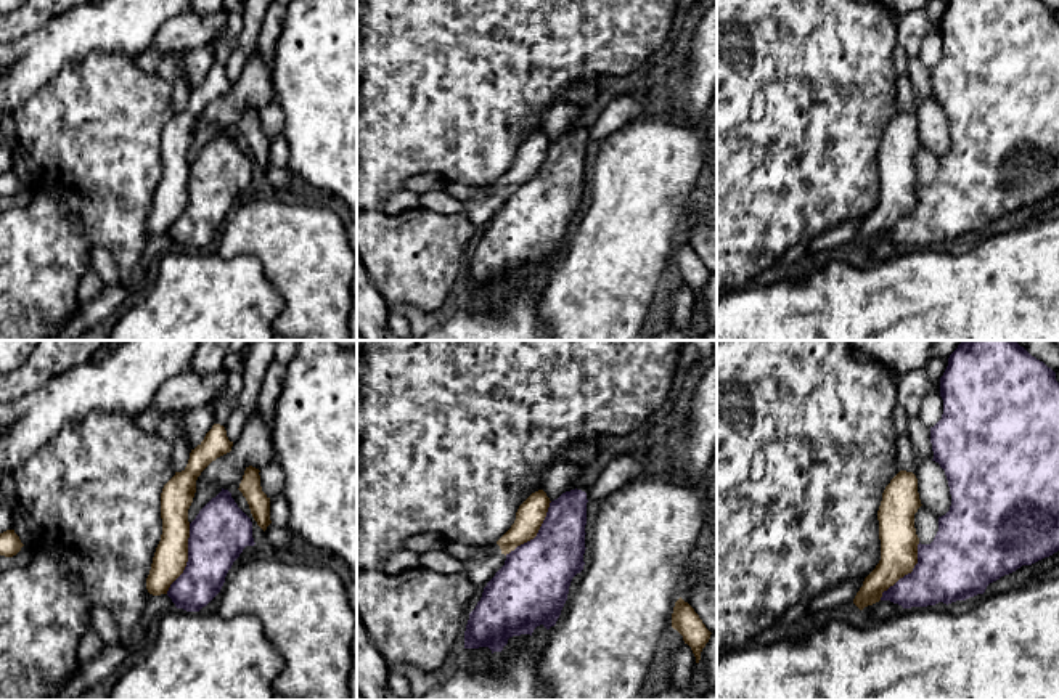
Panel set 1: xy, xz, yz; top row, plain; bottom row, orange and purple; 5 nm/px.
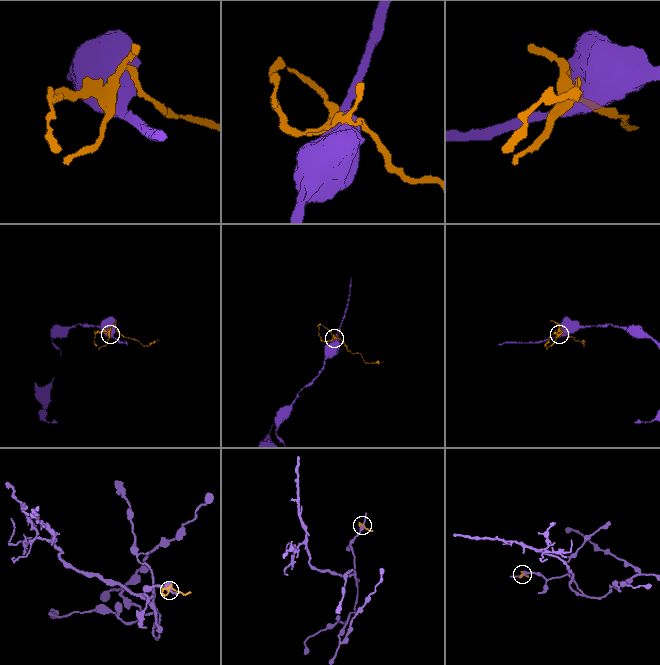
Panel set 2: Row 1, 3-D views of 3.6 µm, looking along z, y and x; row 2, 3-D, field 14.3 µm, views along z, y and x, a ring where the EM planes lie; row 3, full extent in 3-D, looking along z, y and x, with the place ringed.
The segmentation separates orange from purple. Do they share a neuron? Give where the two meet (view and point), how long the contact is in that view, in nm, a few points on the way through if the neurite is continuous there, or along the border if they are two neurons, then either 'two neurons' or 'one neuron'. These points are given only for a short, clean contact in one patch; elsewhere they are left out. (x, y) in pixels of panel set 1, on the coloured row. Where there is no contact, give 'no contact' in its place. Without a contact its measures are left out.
meets orange in xy at (187, 559); contact 380 nm long; two neurons

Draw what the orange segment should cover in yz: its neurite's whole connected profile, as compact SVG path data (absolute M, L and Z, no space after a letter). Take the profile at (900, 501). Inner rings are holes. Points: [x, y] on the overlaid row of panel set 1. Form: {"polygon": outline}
{"polygon": "M900 470L882 493L877 511L881 560L853 599L860 610L879 602L882 592L911 573L918 564L914 514L921 506L916 475Z"}

